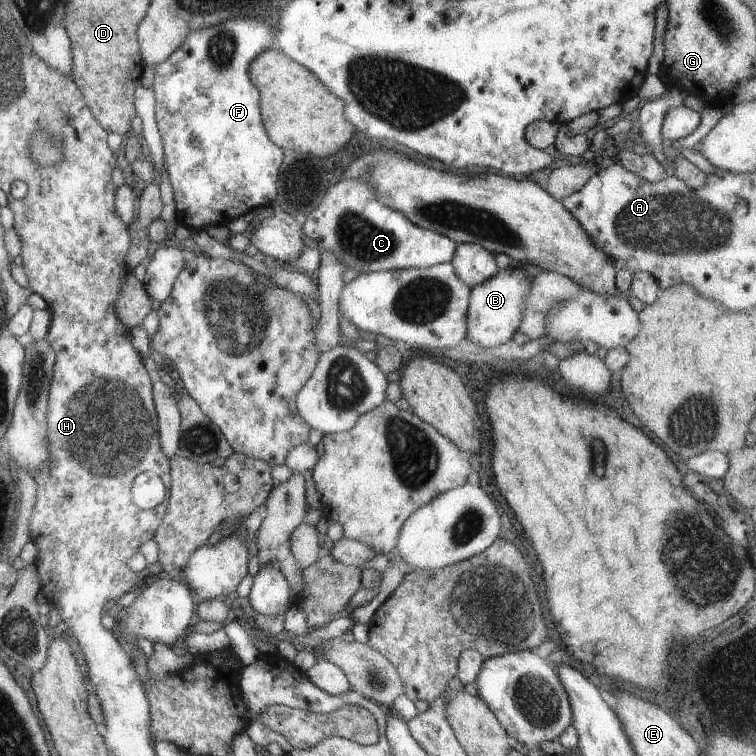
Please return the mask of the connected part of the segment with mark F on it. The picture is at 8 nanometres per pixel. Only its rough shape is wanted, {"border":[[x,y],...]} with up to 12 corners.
{"border":[[271,20],[189,31],[154,68],[176,220],[273,204],[283,149],[247,66]]}

